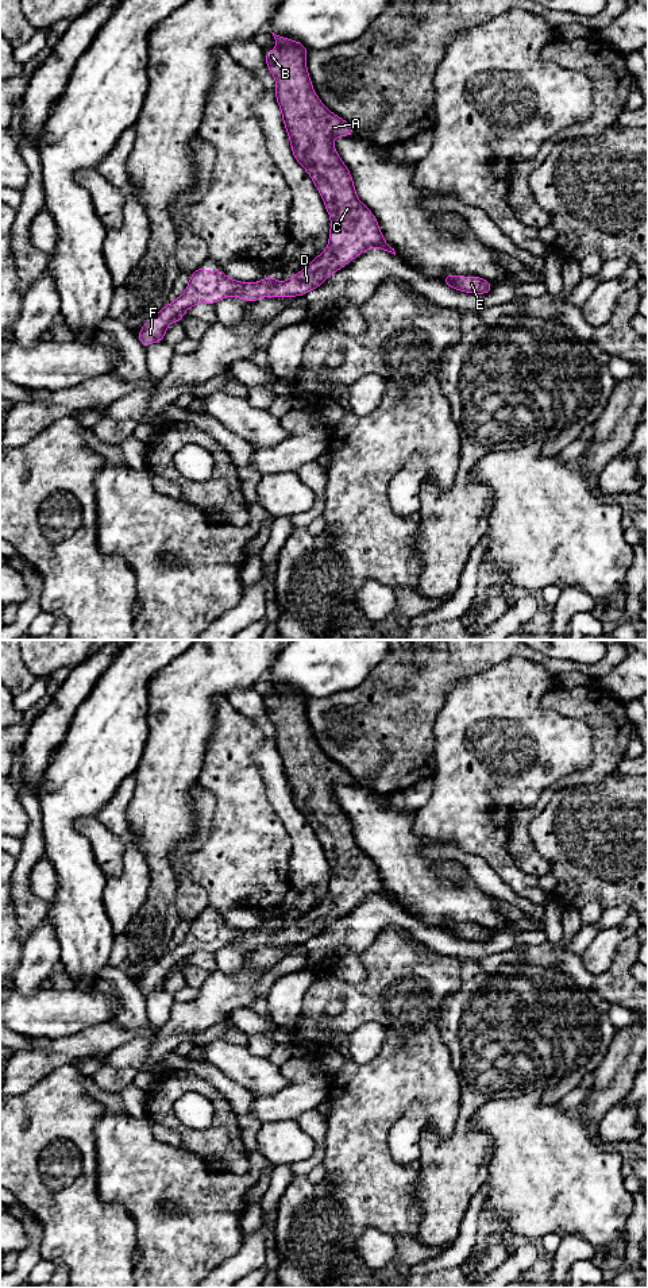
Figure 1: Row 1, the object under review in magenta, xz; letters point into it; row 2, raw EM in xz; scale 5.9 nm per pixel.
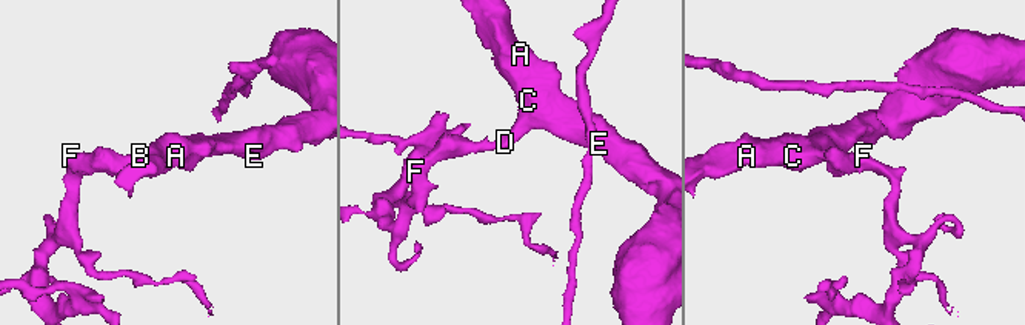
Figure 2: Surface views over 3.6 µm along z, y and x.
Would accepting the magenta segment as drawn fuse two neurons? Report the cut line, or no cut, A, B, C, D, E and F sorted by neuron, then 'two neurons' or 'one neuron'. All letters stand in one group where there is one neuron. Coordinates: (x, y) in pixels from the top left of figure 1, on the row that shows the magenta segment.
cut none; groups A B C D E F; one neuron

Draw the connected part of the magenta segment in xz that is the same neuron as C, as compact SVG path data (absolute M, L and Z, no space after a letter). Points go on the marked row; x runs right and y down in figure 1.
M271 34L277 47L265 51L267 70L275 78L275 100L292 153L312 178L331 217L328 246L285 282L277 282L274 274L252 284L240 282L228 278L221 269L208 273L201 265L190 274L185 292L136 332L144 348L165 342L169 324L184 320L184 313L198 302L215 305L228 296L248 302L267 296L305 296L369 248L396 255L373 212L356 197L351 173L333 146L335 136L352 136L356 131L317 97L306 69L308 49L301 42Z

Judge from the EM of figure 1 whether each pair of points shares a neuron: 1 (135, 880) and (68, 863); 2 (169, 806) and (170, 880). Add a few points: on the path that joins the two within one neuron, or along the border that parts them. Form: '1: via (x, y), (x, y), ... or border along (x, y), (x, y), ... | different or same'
1: border along (105, 879), (103, 899), (107, 911) | different
2: via (162, 825), (162, 862) | same

